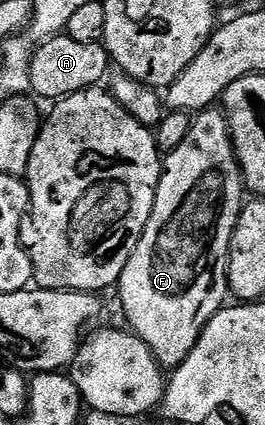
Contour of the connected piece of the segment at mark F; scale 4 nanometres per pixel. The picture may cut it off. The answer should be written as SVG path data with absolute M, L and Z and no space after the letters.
M210 109L200 112L194 118L191 133L187 133L183 145L179 145L179 149L168 152L163 159L163 170L161 180L157 186L155 193L155 205L151 217L147 221L147 229L143 229L143 237L139 241L139 245L135 245L135 249L131 253L131 261L127 261L127 269L123 269L121 279L115 285L115 291L121 294L121 311L125 314L128 330L134 335L139 336L149 348L152 349L154 357L162 368L176 369L183 361L187 361L187 357L191 353L191 349L195 349L195 345L199 341L199 337L203 333L203 329L211 320L219 314L221 308L226 306L227 300L230 298L229 293L229 246L231 245L231 233L235 229L237 219L241 215L243 206L243 180L241 178L241 166L237 164L237 156L233 154L233 139L229 135L229 120L226 112L221 109Z

